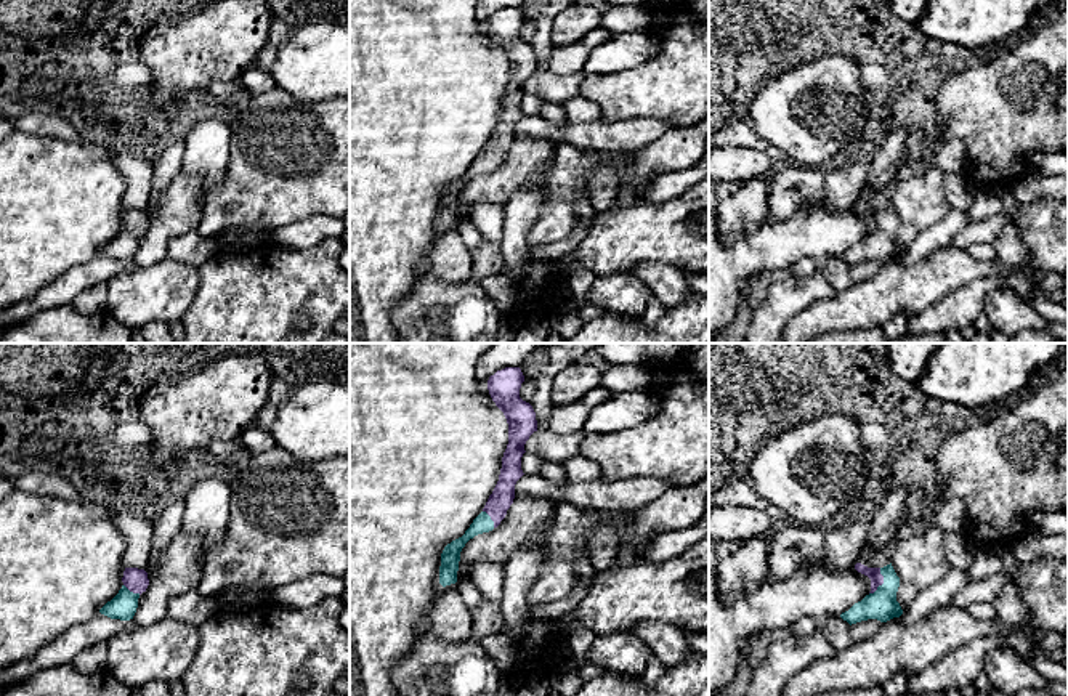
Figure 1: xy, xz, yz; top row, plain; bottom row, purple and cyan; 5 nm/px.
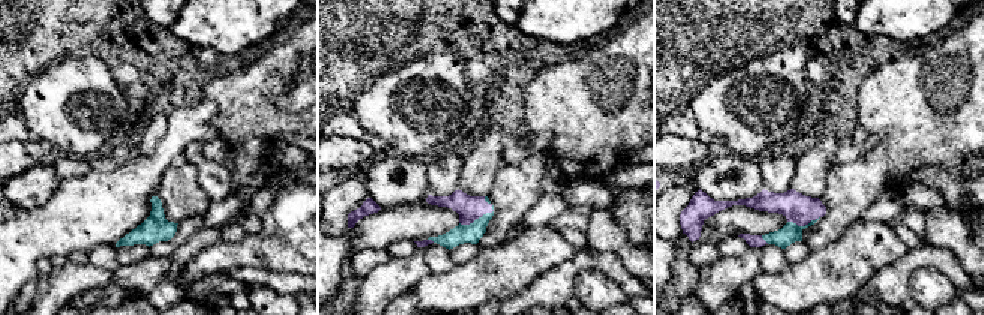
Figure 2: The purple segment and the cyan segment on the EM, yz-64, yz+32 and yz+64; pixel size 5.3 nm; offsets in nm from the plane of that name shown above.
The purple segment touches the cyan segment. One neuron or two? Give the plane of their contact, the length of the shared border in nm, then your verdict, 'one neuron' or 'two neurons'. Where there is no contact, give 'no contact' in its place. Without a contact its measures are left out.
yz | 150 nm | one neuron

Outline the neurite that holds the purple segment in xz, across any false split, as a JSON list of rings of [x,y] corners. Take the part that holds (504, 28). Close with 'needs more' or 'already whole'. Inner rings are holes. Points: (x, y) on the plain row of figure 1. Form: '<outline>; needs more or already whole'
[[[505,8],[487,21],[489,35],[508,64],[508,85],[502,98],[499,122],[483,152],[473,160],[465,175],[447,184],[441,194],[439,225],[443,228],[457,223],[460,192],[465,184],[475,176],[497,168],[513,144],[515,125],[524,115],[521,111],[524,85],[537,72],[532,47],[520,38],[523,22],[524,16],[520,8]]]; needs more

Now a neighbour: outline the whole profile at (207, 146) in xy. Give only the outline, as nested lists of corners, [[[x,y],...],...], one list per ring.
[[[207,109],[186,138],[183,170],[200,176],[200,199],[220,180],[228,165],[231,128],[221,109]]]

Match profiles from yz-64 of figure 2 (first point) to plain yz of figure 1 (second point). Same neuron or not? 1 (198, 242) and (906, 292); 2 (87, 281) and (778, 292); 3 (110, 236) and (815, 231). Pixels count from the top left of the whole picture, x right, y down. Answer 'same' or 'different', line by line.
1: different
2: same
3: same

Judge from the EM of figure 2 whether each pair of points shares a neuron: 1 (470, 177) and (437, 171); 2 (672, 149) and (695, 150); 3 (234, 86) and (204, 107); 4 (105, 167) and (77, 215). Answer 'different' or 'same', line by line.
1: different
2: same
3: different
4: different

